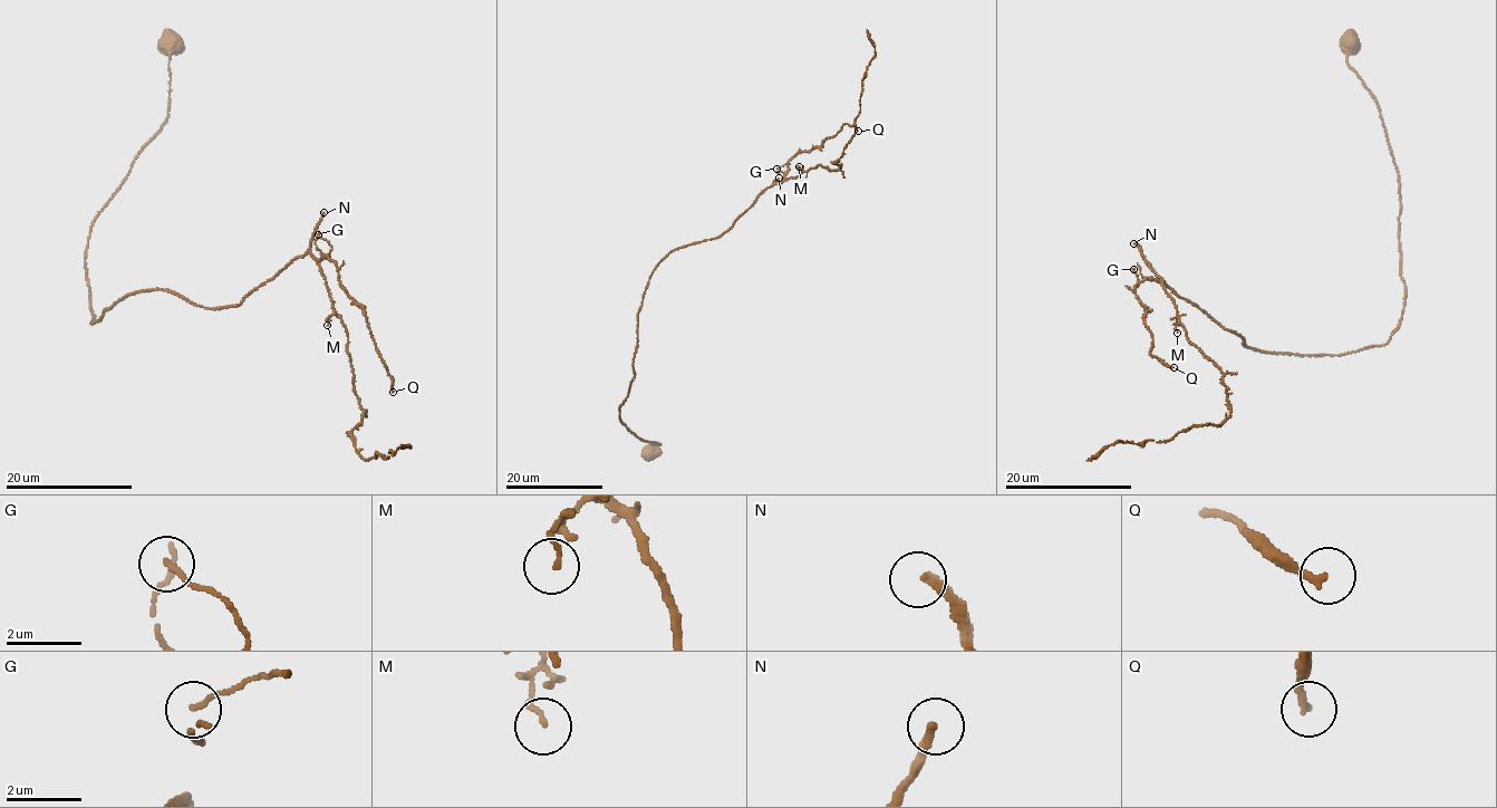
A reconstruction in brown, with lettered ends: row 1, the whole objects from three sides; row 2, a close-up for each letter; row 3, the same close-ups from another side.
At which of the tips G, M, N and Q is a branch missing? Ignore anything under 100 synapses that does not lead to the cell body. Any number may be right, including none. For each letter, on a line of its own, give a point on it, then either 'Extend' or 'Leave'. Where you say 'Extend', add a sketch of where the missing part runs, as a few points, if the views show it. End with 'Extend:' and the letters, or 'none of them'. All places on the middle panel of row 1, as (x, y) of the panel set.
G: Place: (776, 169). Leave
M: Place: (799, 166). Leave
N: Place: (779, 178). Extend. Course of what is missing: (779, 178), (867, 105), (954, 68), (722, 75), (654, 132), (623, 140), (578, 186), (605, 223)
Q: Place: (858, 131). Leave
Extend: N

